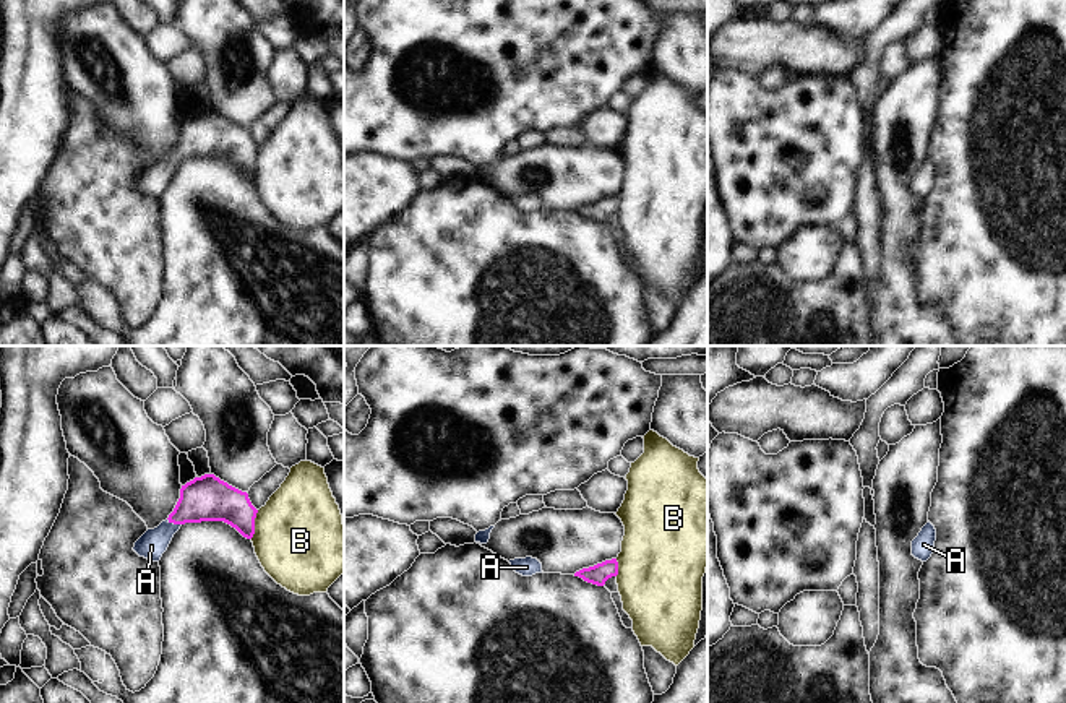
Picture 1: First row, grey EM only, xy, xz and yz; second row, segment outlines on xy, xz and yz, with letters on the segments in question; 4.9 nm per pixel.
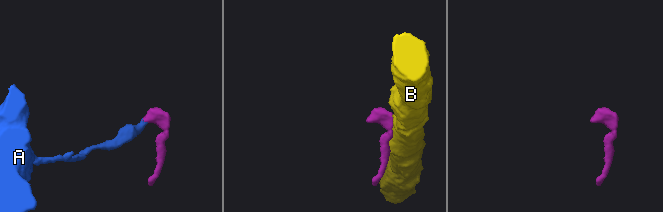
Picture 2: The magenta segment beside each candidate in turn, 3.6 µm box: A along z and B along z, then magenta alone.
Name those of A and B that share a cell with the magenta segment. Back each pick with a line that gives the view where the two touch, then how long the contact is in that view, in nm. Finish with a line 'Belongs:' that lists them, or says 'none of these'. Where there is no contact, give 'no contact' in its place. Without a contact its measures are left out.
A: xy | 80 nm
Belongs: A

